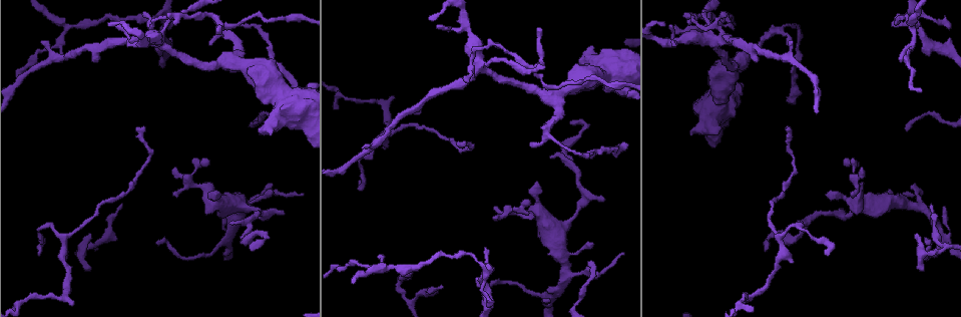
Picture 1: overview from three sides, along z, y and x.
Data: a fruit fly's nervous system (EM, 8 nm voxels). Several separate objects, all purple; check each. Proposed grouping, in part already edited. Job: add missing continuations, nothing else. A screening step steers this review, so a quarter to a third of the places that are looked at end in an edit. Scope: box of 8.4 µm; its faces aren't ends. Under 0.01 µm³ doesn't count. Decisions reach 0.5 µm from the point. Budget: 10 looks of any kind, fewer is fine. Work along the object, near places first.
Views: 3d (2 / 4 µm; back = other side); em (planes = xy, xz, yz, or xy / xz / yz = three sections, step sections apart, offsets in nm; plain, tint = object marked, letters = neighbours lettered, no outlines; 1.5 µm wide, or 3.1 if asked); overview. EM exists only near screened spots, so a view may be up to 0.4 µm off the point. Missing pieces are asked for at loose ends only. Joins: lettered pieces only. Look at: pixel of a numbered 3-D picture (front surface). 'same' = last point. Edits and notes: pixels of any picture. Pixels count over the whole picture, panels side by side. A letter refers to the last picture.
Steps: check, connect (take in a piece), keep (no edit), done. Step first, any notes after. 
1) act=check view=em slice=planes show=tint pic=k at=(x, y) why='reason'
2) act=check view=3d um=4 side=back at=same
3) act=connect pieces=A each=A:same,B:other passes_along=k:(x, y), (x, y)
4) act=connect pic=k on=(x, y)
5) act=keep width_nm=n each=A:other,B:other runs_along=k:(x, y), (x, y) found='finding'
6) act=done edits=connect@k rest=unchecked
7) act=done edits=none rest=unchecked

act=check view=3d um=2 pic=1 at=(799, 220) why='tapers out'

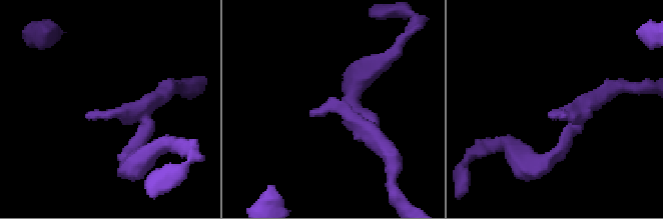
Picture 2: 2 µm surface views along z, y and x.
act=check view=em slice=planes show=letters pic=2 at=(557, 115)

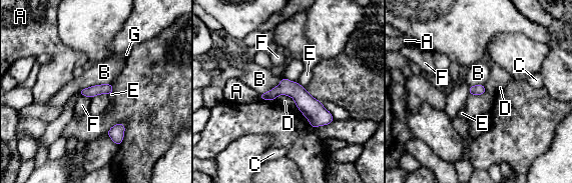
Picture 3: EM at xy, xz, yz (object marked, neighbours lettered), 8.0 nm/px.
act=keep longest_contact=B:280nm each=A:other,B:other,C:other,D:other,E:other,F:other,G:other runs_along=3:(262, 95), (294, 90), (330, 119) found='no lettered piece goes on from it'

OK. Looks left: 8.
act=check view=3d um=4 pic=1 at=(786, 129) why='end of a long branch'

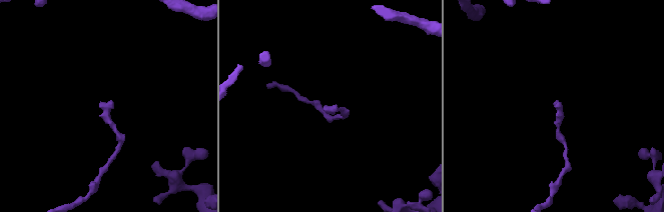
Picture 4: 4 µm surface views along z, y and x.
act=check view=em slice=planes show=letters pic=4 at=(110, 101)

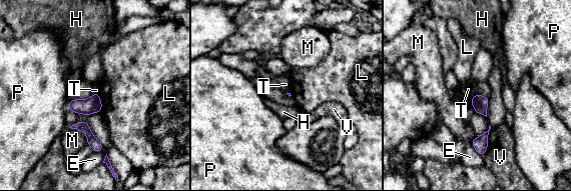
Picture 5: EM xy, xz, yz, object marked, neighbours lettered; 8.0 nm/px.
act=keep each=E:other,H:other,L:other,M:other,P:other,T:other,V:other border=5:(477, 92), (470, 100) found='none of them fits'

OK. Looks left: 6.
act=check view=em slice=yz step=4 show=letters pic=1 at=(852, 192) why='tapers out'

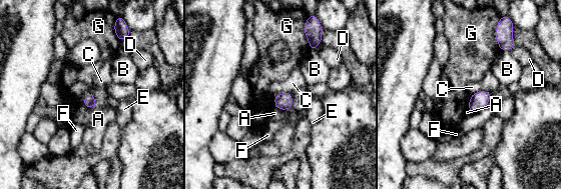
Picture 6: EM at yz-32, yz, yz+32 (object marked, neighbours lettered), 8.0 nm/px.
act=check view=em slice=planes show=letters at=same

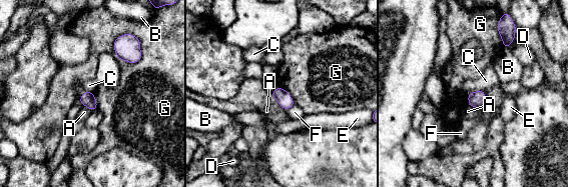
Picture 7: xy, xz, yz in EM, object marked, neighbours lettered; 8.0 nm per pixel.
act=keep width_nm=120 longest_contact=G:280nm each=A:other,B:other,C:other,D:other,E:other,F:other,G:other found='none of them fits'

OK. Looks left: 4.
act=check view=em slice=yz step=4 show=tint pic=1 at=(916, 234) why='an open end'

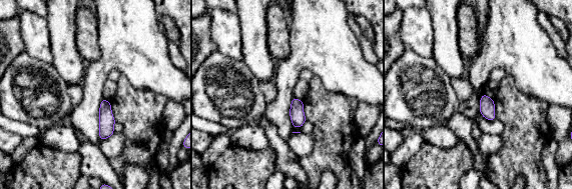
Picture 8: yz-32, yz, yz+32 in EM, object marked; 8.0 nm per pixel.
act=check view=em slice=planes show=letters at=same why='another direction'

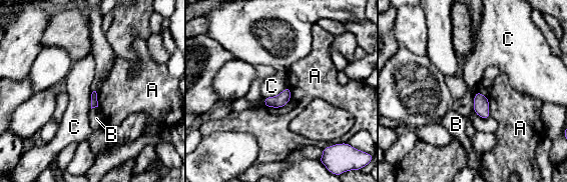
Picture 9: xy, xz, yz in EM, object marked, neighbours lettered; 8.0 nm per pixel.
act=keep each=A:other,B:other,C:other found='no lettered piece goes on from it'

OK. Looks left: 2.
act=done edits=none rest=unchecked

